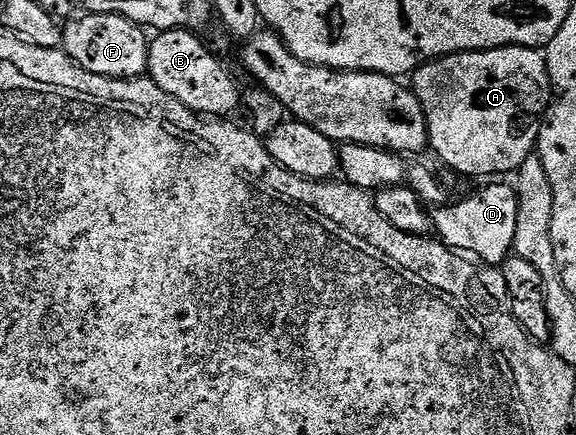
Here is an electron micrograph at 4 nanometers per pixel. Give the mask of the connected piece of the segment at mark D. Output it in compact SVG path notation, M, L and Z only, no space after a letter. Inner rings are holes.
M511 183L490 184L456 204L450 202L437 207L431 213L433 231L451 250L476 254L481 263L500 266L513 251L518 211L518 193Z

